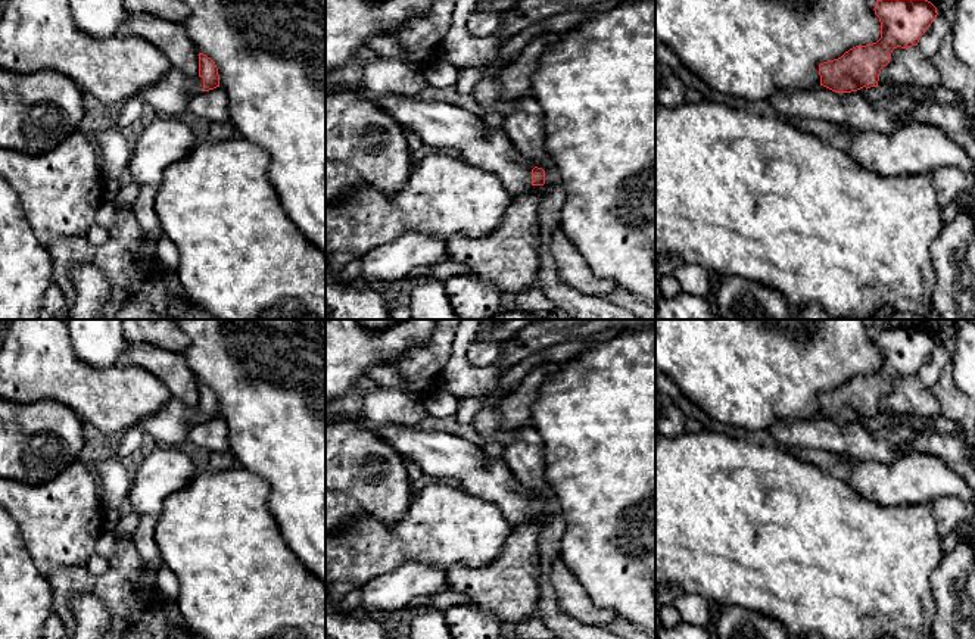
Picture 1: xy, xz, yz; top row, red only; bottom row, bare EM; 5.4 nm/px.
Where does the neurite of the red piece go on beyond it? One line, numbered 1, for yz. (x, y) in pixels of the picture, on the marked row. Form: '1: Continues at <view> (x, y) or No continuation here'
1: No continuation here

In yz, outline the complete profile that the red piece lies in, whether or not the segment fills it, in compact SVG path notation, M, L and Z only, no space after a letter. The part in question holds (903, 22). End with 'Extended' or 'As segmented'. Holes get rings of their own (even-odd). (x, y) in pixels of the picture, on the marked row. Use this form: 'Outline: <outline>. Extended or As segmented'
Outline: M876 0L873 10L881 22L881 38L820 63L820 85L835 93L878 87L881 69L890 63L893 50L918 46L938 15L928 0Z. As segmented

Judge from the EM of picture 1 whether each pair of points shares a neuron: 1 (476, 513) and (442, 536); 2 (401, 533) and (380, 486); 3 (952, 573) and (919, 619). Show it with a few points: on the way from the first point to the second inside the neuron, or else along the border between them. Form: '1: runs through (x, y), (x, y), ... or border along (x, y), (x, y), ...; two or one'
1: runs through (467, 521), (461, 527), (451, 527); one
2: border along (413, 493), (407, 513), (391, 524), (363, 513); two
3: border along (938, 566), (931, 576), (935, 605), (931, 623); two

